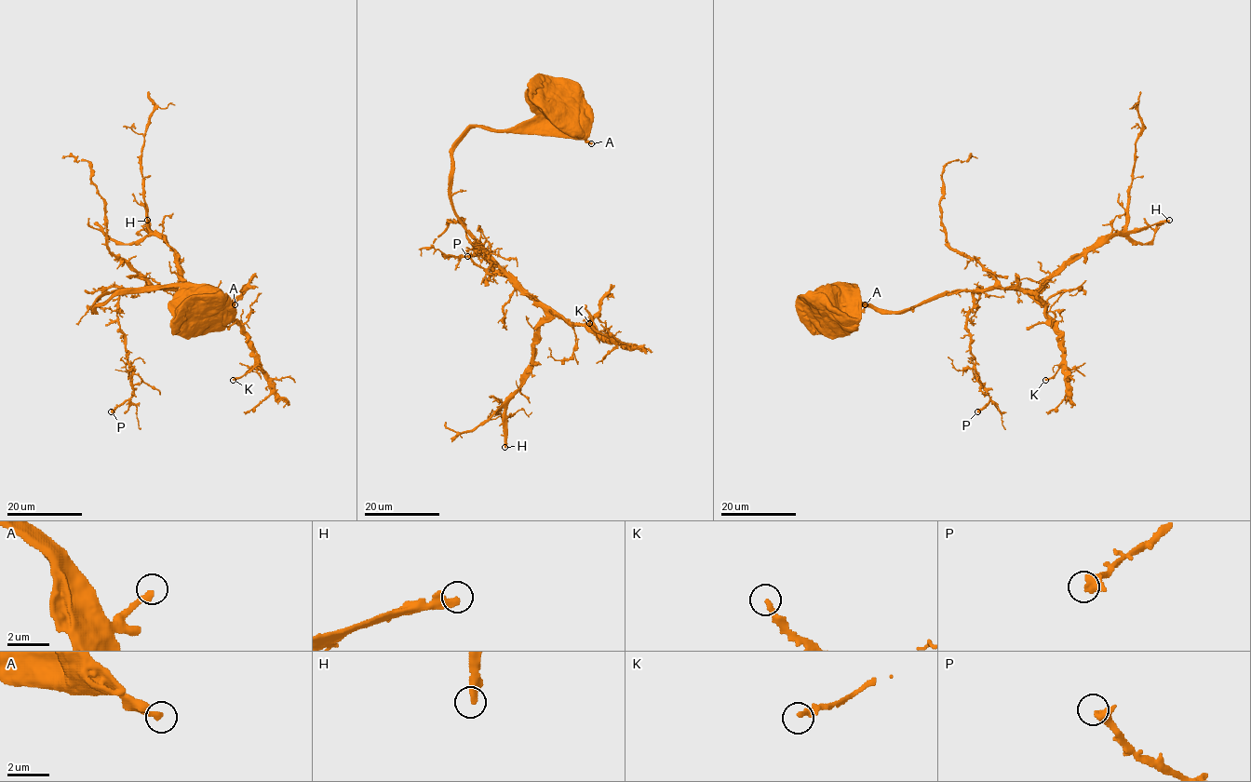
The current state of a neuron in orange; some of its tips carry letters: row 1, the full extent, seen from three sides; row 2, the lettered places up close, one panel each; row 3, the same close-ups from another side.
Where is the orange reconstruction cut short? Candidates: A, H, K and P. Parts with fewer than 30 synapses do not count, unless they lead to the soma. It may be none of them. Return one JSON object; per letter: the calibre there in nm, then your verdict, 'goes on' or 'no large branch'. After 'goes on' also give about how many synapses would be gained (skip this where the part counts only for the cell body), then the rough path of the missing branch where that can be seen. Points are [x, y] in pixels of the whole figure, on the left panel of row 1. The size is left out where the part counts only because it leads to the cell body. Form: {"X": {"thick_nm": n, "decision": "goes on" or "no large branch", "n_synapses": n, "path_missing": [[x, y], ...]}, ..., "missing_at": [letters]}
{"A": {"thick_nm": 300, "decision": "no large branch"}, "H": {"thick_nm": 320, "decision": "goes on", "n_synapses": 30, "path_missing": [[147, 220], [131, 221], [119, 233], [88, 238], [68, 211], [52, 211], [45, 198]]}, "K": {"thick_nm": 220, "decision": "no large branch"}, "P": {"thick_nm": 550, "decision": "no large branch"}, "missing_at": ["H"]}

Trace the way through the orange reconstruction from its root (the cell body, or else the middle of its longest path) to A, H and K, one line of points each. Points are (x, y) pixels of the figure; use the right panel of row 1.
A: (825, 302), (828, 301), (829, 304), (849, 303), (856, 310), (861, 310), (865, 304)
H: (825, 302), (829, 304), (836, 286), (889, 311), (904, 311), (961, 291), (1035, 290), (1113, 236), (1169, 220)
K: (825, 302), (843, 286), (874, 308), (904, 311), (1018, 288), (1058, 335), (1063, 365), (1045, 380)

